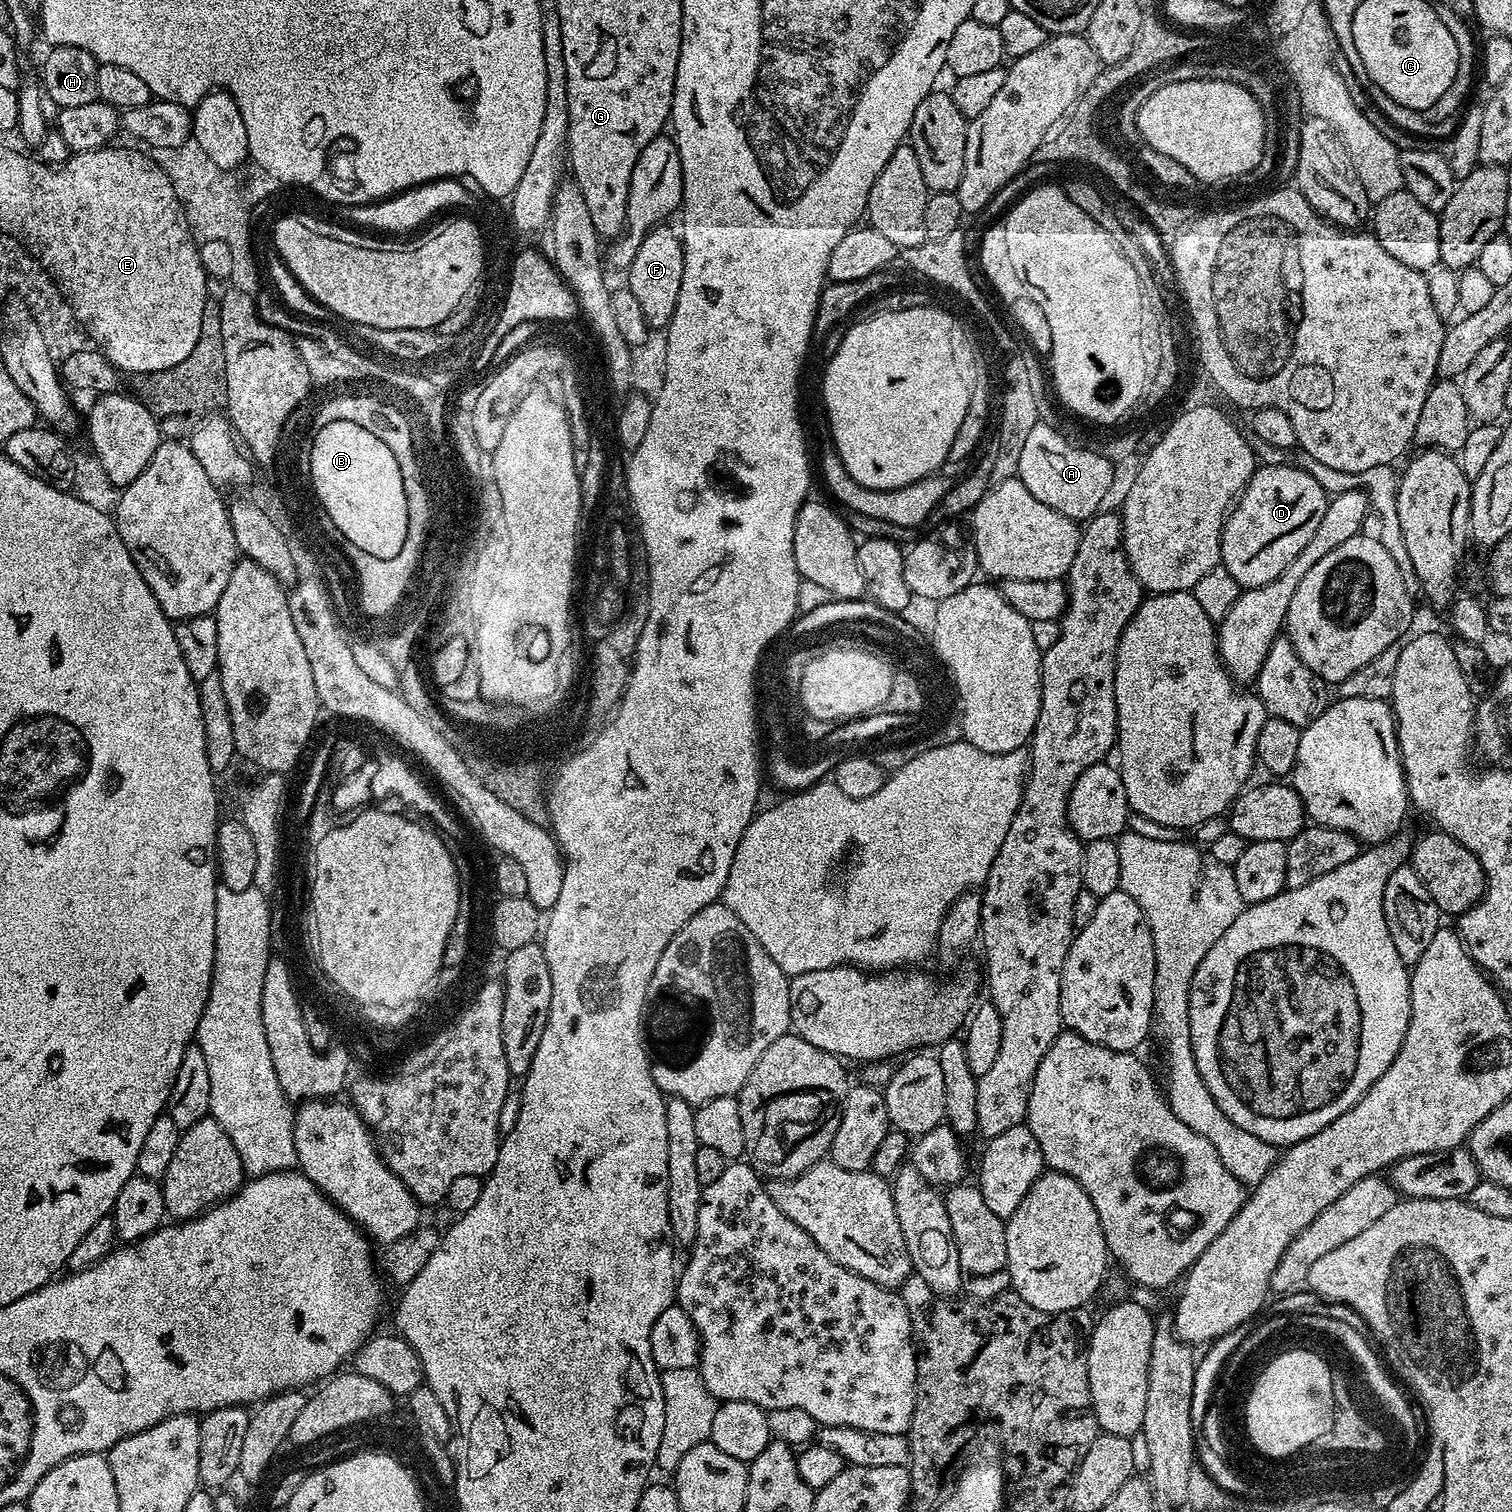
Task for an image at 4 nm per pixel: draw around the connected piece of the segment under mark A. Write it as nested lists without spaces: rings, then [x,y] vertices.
[[[1037,422],[1034,430],[1030,430],[1026,443],[1022,445],[1016,476],[1026,486],[1026,490],[1030,490],[1030,494],[1034,494],[1038,502],[1046,502],[1050,510],[1058,510],[1058,514],[1066,514],[1066,518],[1077,522],[1087,522],[1101,511],[1103,504],[1100,503],[1107,498],[1108,491],[1112,488],[1114,464],[1091,447],[1079,448],[1078,445],[1071,444],[1058,429],[1051,428],[1050,425],[1044,423]]]

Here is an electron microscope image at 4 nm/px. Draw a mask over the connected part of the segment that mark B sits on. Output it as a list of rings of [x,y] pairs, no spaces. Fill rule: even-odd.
[[[332,424],[332,428],[324,428],[320,435],[320,440],[316,440],[314,453],[315,483],[322,498],[322,503],[328,505],[328,510],[332,513],[334,526],[342,532],[344,536],[352,536],[356,544],[361,548],[368,548],[368,552],[376,552],[376,556],[392,556],[396,548],[400,548],[400,540],[404,540],[404,492],[400,492],[400,476],[396,476],[396,464],[392,464],[392,456],[388,456],[388,448],[384,444],[376,444],[368,432],[360,432],[360,428],[352,428],[352,424]]]

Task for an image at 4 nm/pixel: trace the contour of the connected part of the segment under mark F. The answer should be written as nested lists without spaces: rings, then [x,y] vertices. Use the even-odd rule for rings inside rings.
[[[657,226],[650,229],[642,246],[638,246],[638,254],[634,254],[634,262],[626,270],[626,286],[638,298],[638,306],[642,306],[644,320],[649,329],[667,329],[672,320],[674,306],[678,306],[678,290],[682,290],[682,270],[684,269],[684,241],[681,233],[669,226]]]

